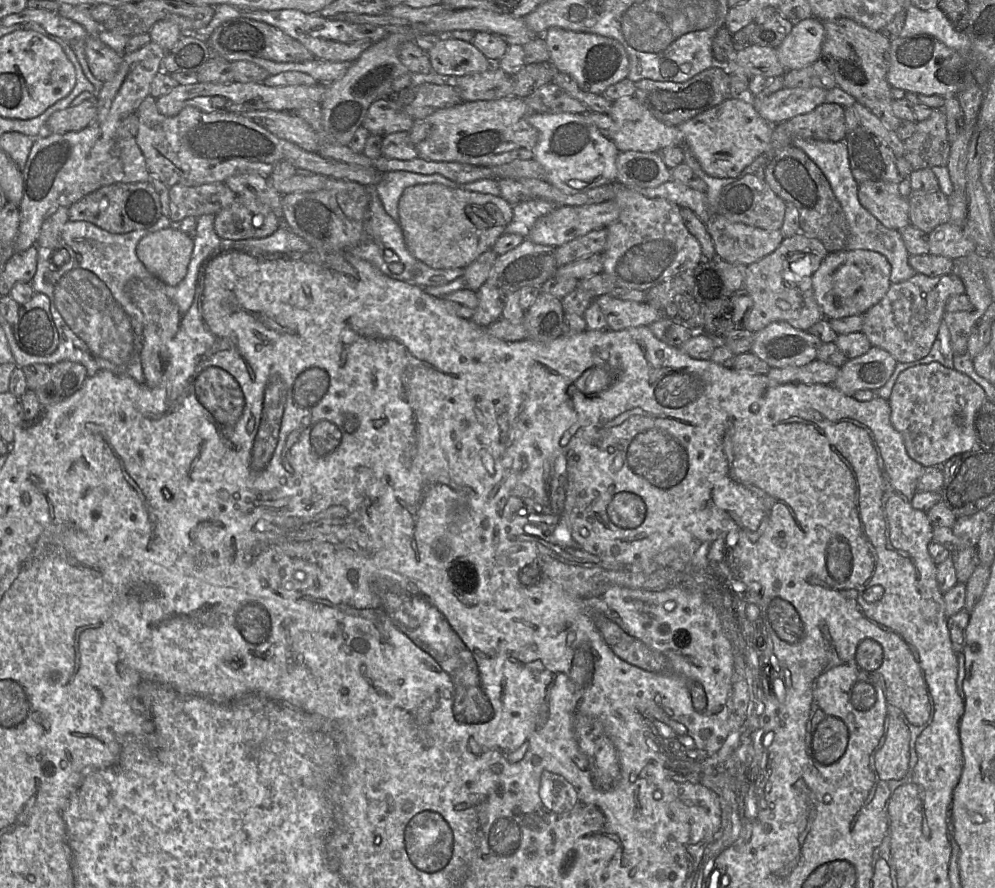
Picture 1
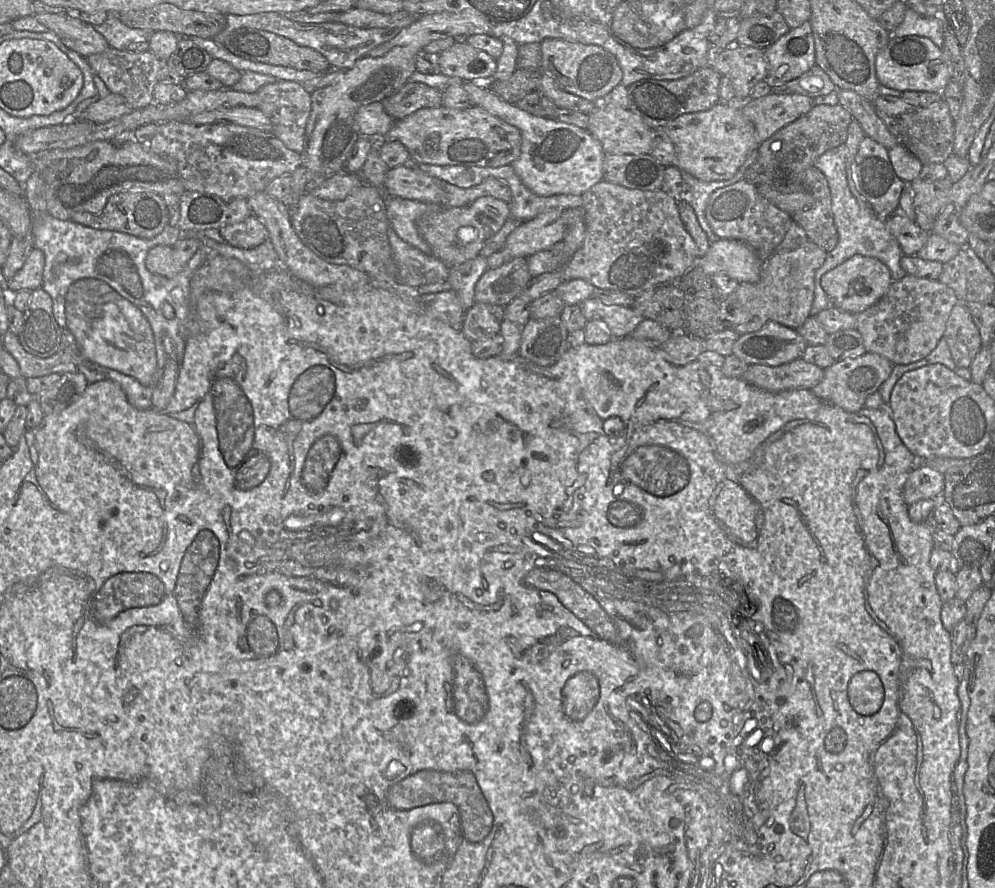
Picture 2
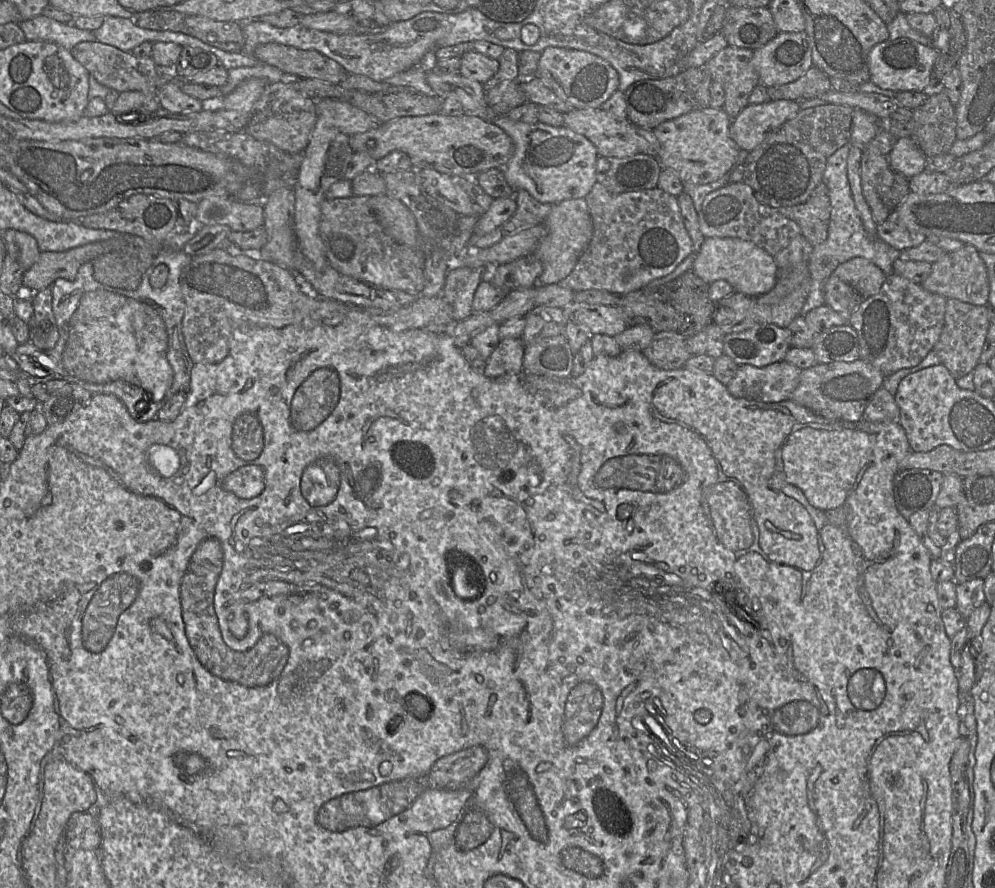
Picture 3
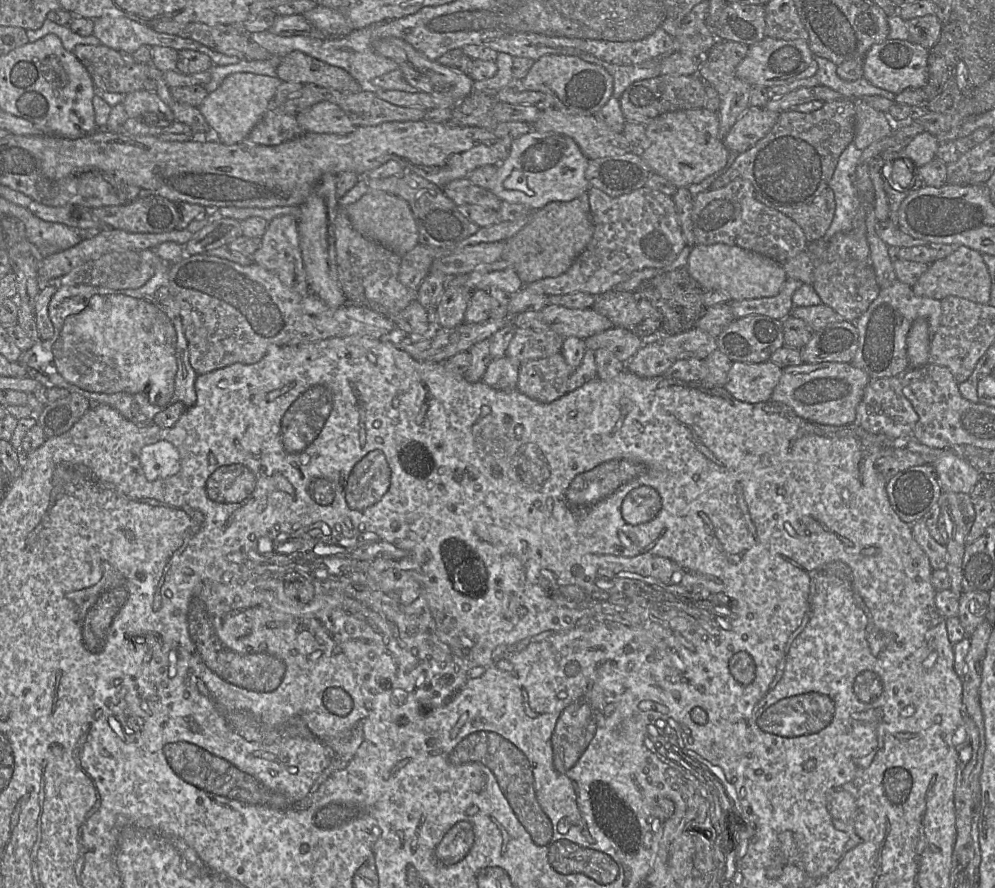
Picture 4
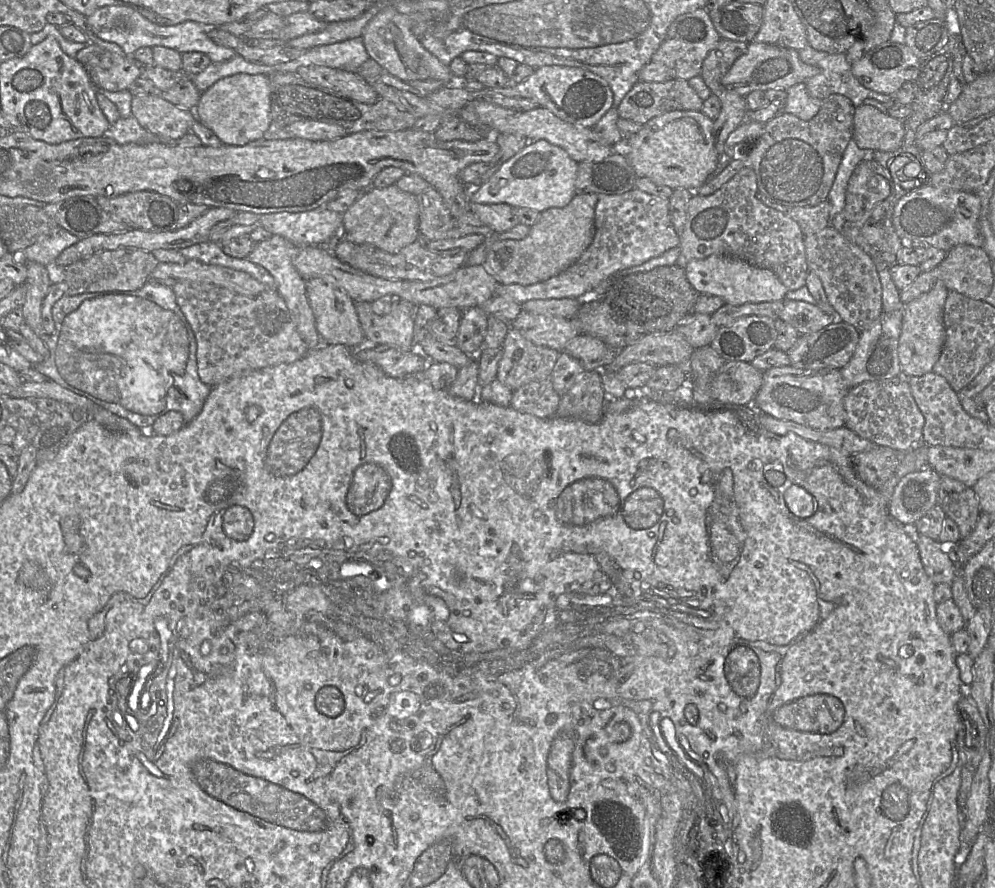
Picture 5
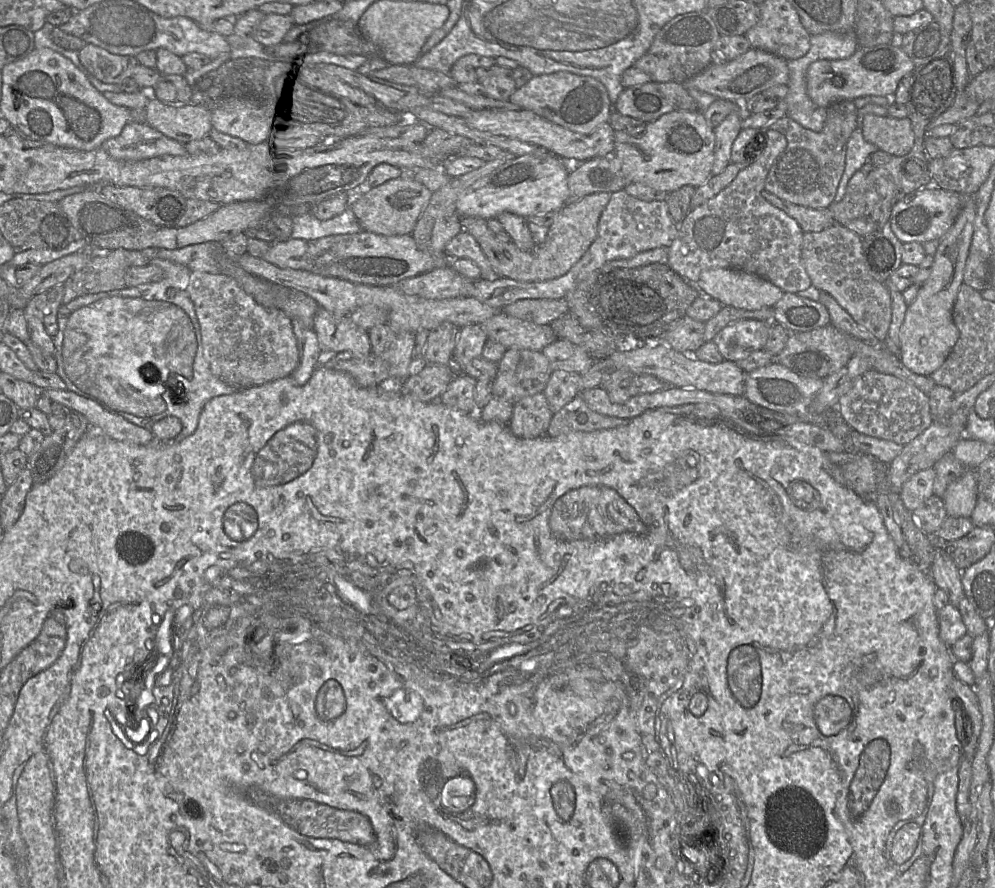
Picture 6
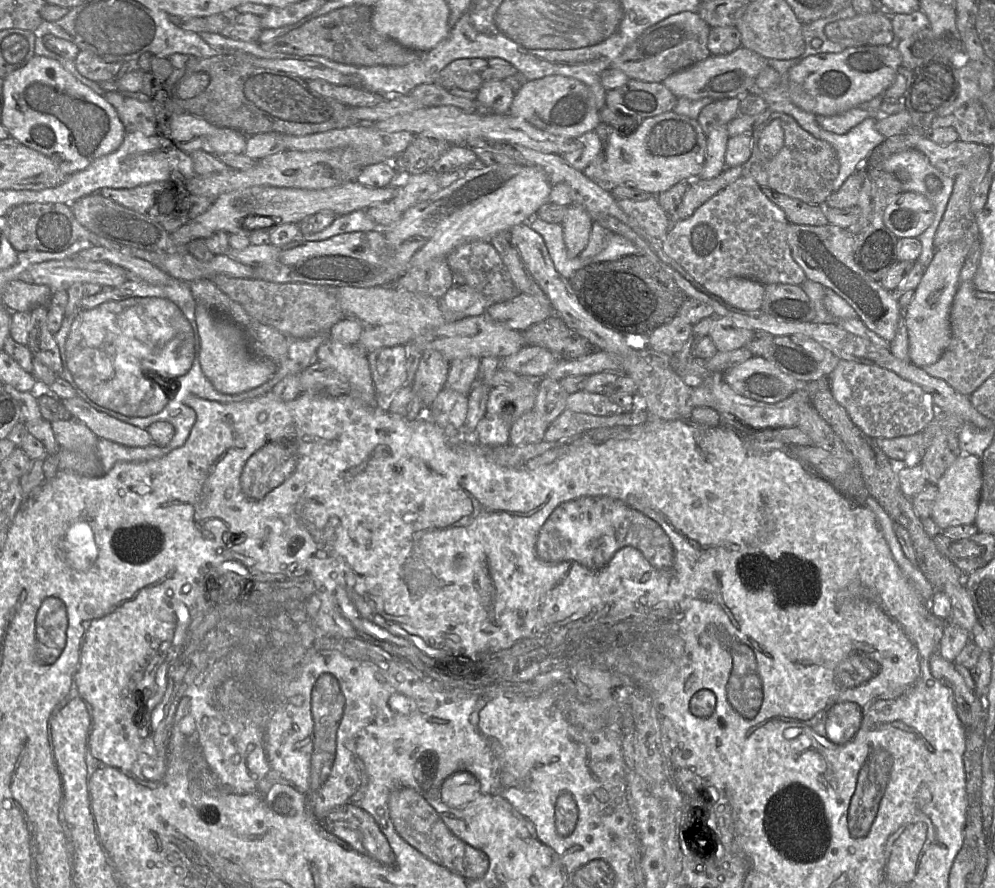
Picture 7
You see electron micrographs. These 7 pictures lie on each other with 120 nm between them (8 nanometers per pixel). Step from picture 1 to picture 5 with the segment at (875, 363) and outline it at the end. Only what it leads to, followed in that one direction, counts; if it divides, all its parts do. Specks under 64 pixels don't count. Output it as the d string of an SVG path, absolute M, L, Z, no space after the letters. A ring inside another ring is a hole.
M791 365L771 368L763 372L762 385L751 406L777 419L789 420L818 430L844 427L844 400L849 392L841 369L807 371Z

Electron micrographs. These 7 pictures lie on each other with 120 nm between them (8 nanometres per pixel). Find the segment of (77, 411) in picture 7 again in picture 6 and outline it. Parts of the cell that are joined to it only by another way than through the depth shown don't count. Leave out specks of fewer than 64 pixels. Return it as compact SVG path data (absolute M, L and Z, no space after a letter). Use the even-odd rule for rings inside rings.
M44 389L41 396L67 406L83 414L89 422L89 428L122 442L148 445L154 436L150 429L140 427L124 417L113 414L97 402L69 390Z

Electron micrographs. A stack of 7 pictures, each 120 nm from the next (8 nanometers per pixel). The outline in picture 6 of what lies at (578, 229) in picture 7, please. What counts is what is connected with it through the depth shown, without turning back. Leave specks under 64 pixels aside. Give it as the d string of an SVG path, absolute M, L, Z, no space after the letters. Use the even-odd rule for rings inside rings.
M608 192L586 195L578 201L564 205L554 218L546 240L532 251L519 249L513 241L506 242L487 227L485 219L459 215L460 225L477 241L492 268L499 277L523 282L541 282L564 275L586 252L597 236L599 217L610 199Z

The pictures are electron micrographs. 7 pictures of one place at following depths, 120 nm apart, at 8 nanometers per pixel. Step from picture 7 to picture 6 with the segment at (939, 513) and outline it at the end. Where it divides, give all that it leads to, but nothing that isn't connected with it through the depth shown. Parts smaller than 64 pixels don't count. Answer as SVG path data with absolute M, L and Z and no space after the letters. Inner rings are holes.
M966 469L961 477L947 487L942 500L948 516L971 518L977 503L977 469Z

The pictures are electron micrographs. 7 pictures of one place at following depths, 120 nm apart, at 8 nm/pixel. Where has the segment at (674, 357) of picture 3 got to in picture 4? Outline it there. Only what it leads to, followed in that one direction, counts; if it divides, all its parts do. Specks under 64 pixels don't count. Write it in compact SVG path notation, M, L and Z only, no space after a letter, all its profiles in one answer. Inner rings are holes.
M645 342L625 369L641 378L654 378L662 376L675 361L662 350L659 342Z

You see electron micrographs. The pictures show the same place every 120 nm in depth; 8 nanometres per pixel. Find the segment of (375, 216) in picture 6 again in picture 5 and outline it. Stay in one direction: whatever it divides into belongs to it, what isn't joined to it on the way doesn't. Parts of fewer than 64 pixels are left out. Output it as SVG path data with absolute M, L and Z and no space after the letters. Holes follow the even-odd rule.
M395 184L386 188L369 188L342 213L342 237L355 244L366 244L387 253L397 253L419 239L419 206L414 194L399 190Z

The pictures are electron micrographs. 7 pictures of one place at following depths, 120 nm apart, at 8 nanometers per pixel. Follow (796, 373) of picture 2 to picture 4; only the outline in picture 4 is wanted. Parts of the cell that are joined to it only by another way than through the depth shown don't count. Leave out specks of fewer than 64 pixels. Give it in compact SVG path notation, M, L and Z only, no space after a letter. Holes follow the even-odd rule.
M770 361L733 362L724 388L742 402L767 402L771 399L781 375L782 369Z

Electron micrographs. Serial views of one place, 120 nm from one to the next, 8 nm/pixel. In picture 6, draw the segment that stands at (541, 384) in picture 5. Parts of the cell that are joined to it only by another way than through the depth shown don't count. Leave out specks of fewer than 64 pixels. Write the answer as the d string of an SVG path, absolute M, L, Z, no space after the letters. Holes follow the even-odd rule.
M539 392L522 398L513 405L508 428L513 435L522 439L543 436L553 415L545 395Z

